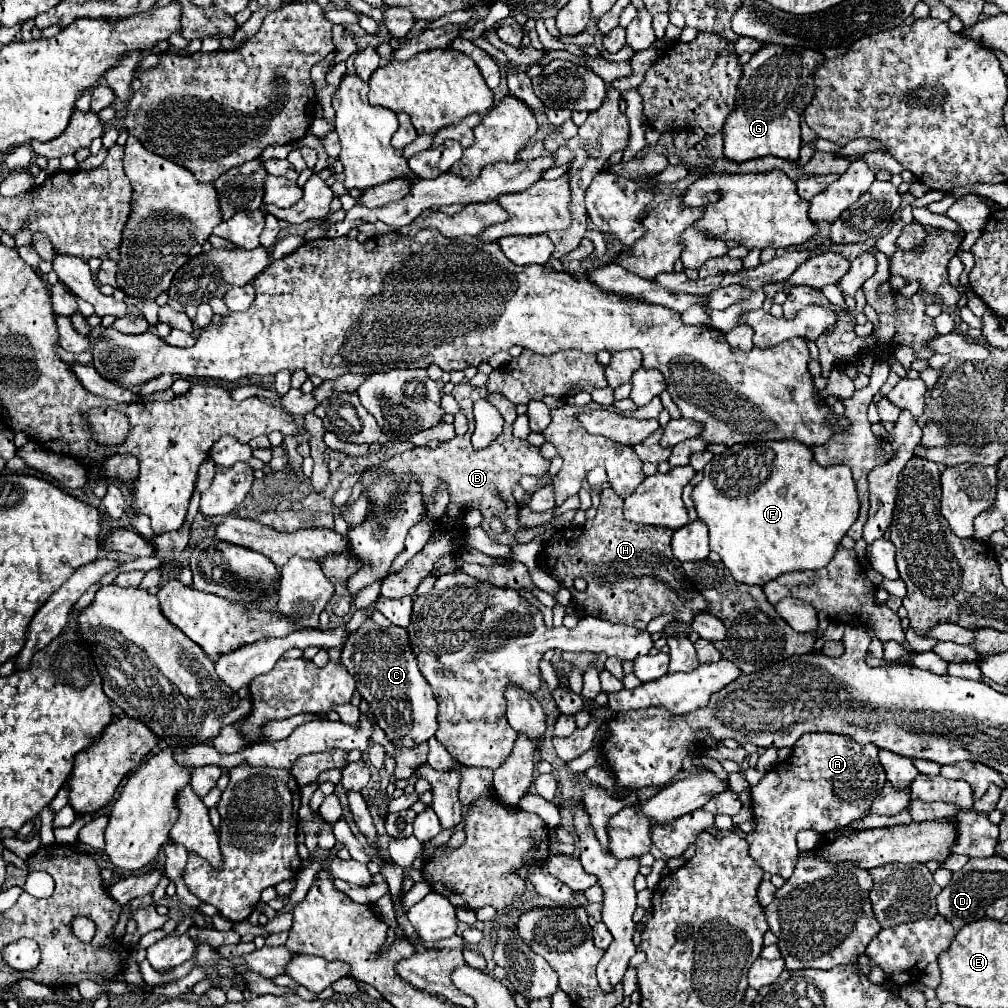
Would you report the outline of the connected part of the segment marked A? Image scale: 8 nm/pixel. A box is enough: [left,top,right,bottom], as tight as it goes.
[746,734,886,880]

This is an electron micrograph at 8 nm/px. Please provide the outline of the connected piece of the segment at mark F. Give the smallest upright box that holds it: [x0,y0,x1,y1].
[692,440,858,586]

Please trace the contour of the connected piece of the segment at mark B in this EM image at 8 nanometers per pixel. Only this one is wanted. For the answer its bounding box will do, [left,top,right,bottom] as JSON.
[380,382,550,598]

